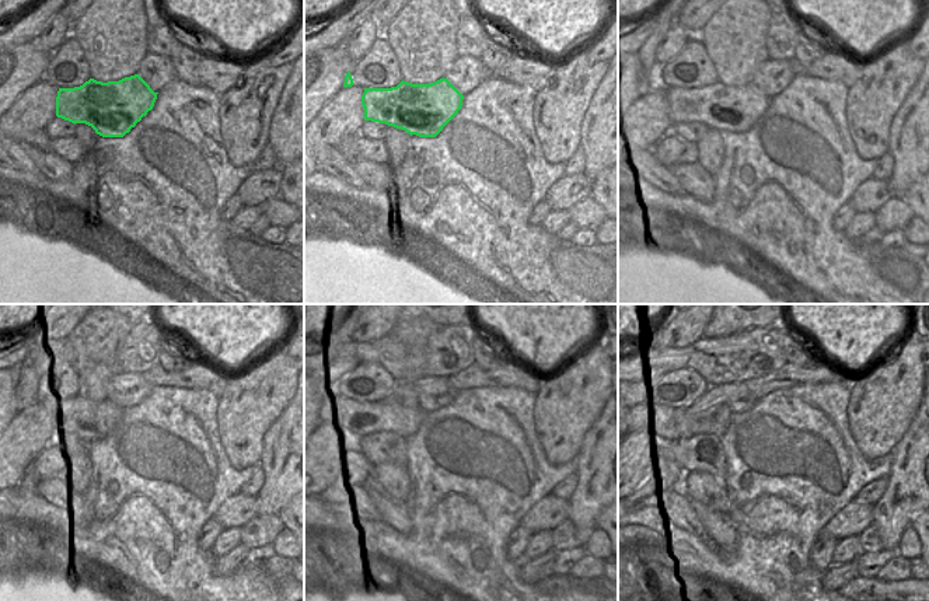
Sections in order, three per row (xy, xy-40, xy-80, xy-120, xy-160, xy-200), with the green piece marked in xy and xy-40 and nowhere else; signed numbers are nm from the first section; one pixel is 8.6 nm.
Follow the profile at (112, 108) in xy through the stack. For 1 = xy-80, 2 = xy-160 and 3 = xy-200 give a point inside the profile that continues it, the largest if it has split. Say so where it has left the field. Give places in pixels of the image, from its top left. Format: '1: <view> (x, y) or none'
1: xy-80 (736, 109)
2: xy-160 (360, 419)
3: xy-200 (669, 423)

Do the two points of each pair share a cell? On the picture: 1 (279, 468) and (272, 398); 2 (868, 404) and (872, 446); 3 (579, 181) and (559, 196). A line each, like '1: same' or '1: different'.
1: different
2: same
3: same

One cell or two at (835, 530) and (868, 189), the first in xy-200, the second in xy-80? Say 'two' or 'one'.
one

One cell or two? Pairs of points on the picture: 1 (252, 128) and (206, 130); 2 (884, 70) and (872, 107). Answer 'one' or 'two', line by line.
1: two
2: one

